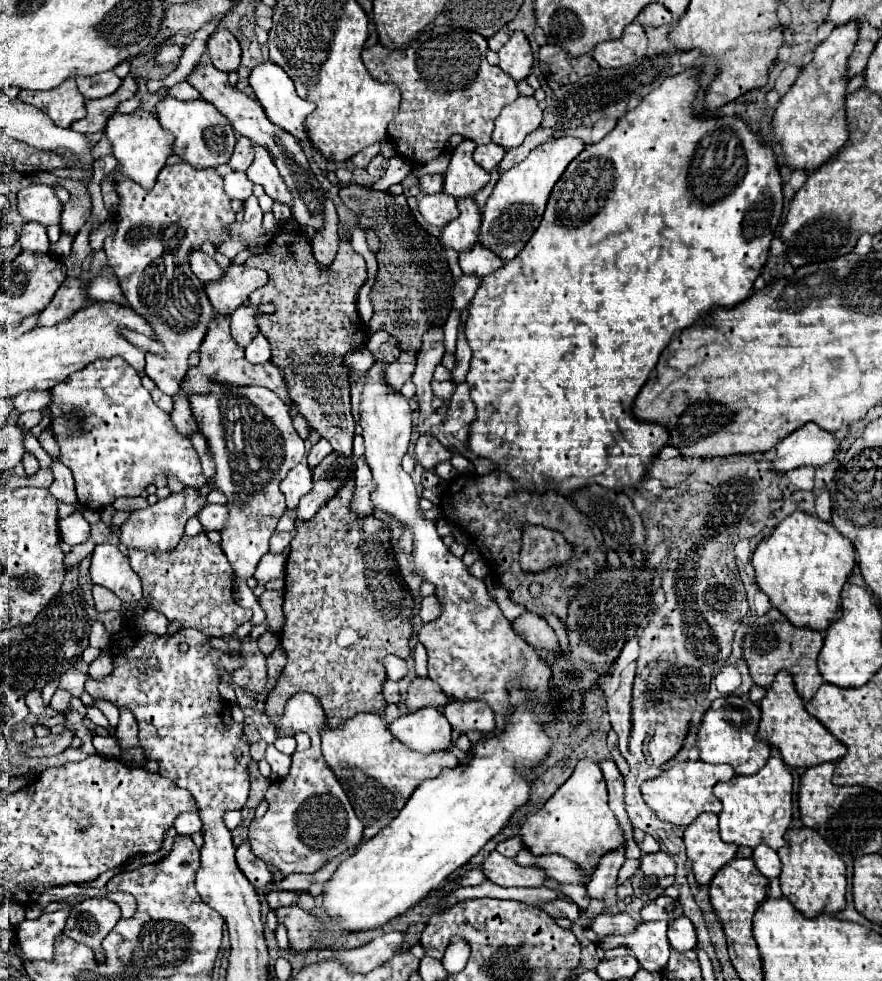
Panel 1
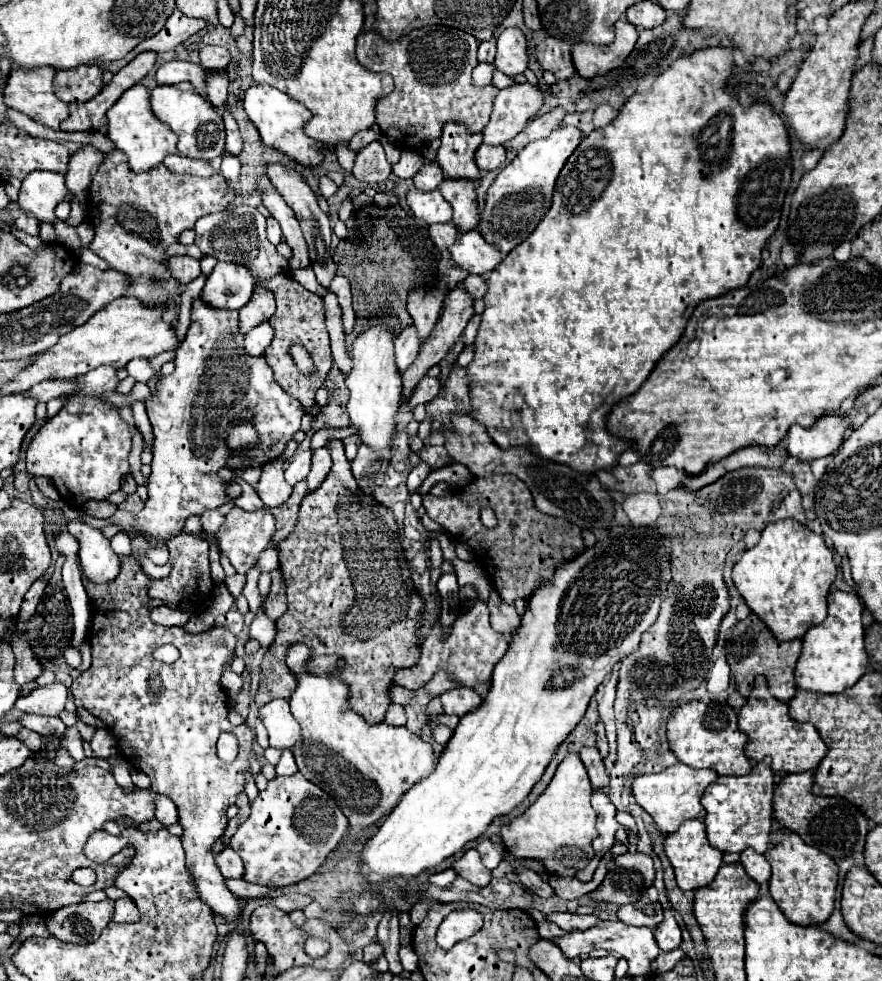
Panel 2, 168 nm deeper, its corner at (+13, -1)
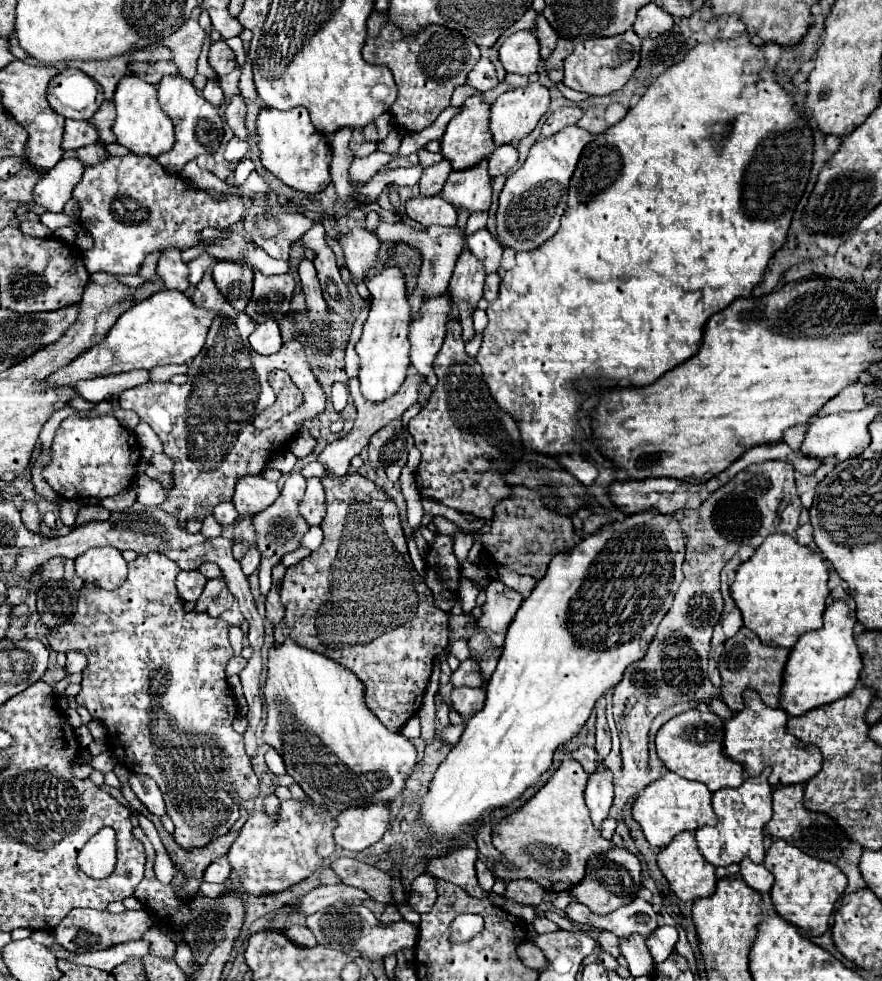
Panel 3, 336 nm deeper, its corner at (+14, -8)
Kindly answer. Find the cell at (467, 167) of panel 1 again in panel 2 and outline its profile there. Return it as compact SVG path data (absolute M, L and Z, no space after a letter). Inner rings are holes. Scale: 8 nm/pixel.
M446 123L442 129L442 145L436 155L444 179L478 181L480 171L474 165L474 151L482 143L482 135L470 135L458 123Z

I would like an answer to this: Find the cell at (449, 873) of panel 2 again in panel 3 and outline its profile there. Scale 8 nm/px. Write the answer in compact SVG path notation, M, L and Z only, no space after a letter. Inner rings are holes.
M429 874L417 876L411 886L411 898L409 898L411 908L419 914L425 914L425 912L429 912L429 908L433 908L435 898L437 898L435 878L431 878Z

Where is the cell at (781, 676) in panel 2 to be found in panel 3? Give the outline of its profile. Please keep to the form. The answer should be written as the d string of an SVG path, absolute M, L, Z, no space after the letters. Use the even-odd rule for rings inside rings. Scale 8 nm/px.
M745 626L733 638L725 640L723 646L725 648L717 660L717 668L721 672L721 700L727 704L727 708L731 712L739 712L743 708L741 694L745 688L753 688L767 706L777 708L779 706L781 676L783 676L783 668L785 668L789 650L763 646L761 640Z

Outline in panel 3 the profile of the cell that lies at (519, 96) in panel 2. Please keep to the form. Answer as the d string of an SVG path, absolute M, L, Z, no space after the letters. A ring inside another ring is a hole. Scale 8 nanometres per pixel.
M541 82L501 94L491 108L491 132L495 144L515 144L533 132L549 108L549 90Z

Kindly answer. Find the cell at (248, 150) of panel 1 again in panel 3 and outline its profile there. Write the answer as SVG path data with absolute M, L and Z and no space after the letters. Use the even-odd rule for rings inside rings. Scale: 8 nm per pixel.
M235 94L229 108L227 108L227 124L233 130L233 134L241 140L245 140L249 136L247 126L245 126L245 114L247 114L247 104L245 98L241 94Z

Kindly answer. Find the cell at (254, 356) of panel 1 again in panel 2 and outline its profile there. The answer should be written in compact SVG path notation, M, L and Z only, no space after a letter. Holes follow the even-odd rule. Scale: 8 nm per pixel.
M268 323L256 325L252 331L248 331L244 335L244 349L246 349L246 353L250 353L252 357L262 355L264 349L270 345L272 335L274 335L274 331L272 331L272 327Z

